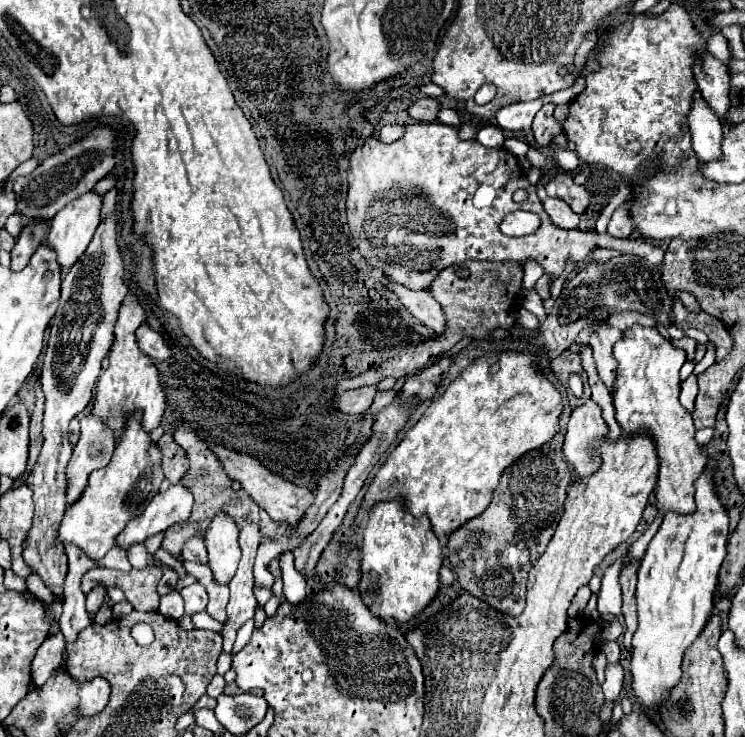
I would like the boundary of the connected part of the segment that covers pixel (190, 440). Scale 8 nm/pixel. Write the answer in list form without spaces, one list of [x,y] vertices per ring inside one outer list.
[[[182,424],[182,426],[178,426],[174,430],[174,440],[188,452],[188,458],[190,458],[190,470],[186,474],[186,482],[192,488],[192,494],[194,494],[194,508],[192,508],[192,514],[190,514],[188,520],[168,528],[168,532],[164,536],[164,542],[162,542],[164,550],[168,550],[172,556],[178,558],[184,542],[192,536],[192,532],[200,530],[204,534],[204,528],[208,528],[208,524],[212,522],[212,516],[216,516],[216,512],[228,512],[236,520],[238,526],[244,526],[244,524],[250,524],[250,522],[260,524],[262,536],[272,536],[272,532],[280,532],[280,528],[276,528],[272,524],[272,518],[254,500],[250,500],[250,496],[242,488],[232,490],[232,480],[224,472],[220,460],[216,458],[216,454],[208,448],[208,444],[200,436],[200,432],[196,432],[188,424]]]

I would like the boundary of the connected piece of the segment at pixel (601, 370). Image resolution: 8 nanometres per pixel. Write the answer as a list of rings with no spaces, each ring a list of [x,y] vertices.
[[[596,322],[596,330],[590,336],[590,348],[592,348],[598,374],[610,390],[612,390],[612,378],[616,378],[616,362],[612,360],[612,344],[616,344],[620,336],[622,336],[622,330],[606,326],[602,322]]]

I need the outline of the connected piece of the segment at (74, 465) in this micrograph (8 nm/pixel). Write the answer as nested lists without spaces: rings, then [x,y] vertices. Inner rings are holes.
[[[86,412],[80,418],[80,428],[80,440],[74,446],[70,462],[66,464],[66,506],[72,506],[82,496],[90,472],[110,462],[116,444],[112,430],[104,424],[102,418],[92,416],[92,412]]]

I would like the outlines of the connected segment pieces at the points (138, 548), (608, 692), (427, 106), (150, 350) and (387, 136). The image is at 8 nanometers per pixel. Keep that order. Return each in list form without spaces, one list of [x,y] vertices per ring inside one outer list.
[[[144,543],[133,545],[129,549],[127,557],[132,567],[139,570],[154,565],[154,557],[147,552]]]
[[[621,663],[608,664],[605,671],[605,680],[602,684],[606,700],[618,700],[624,683],[624,671]]]
[[[420,98],[414,104],[410,104],[408,108],[408,116],[414,122],[424,122],[430,124],[436,120],[436,112],[440,110],[440,104],[434,98]]]
[[[148,324],[138,328],[138,344],[156,362],[170,362],[172,360],[172,350],[164,342],[164,338],[158,332],[154,332]]]
[[[386,124],[380,128],[380,134],[378,134],[378,140],[382,142],[394,142],[394,140],[400,140],[404,136],[404,128],[406,126],[400,126],[400,124]]]

